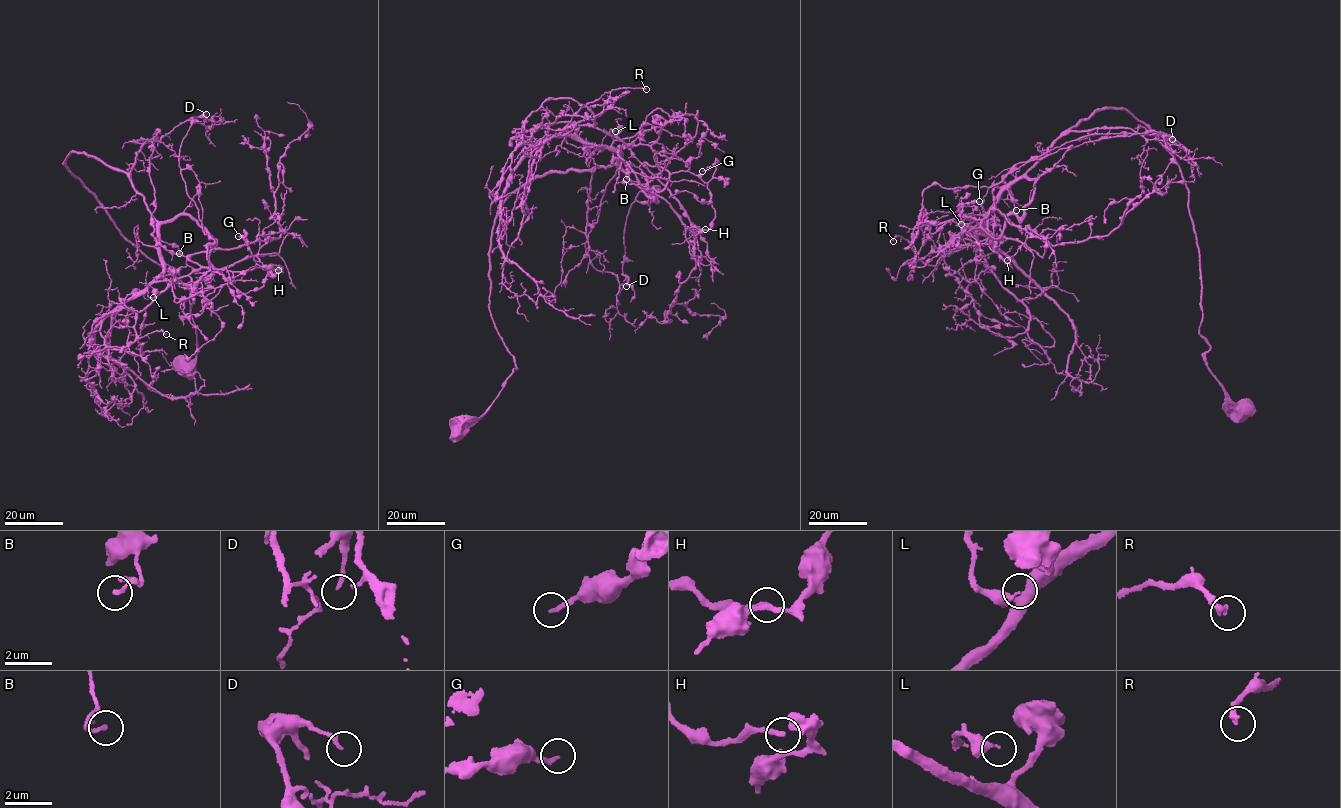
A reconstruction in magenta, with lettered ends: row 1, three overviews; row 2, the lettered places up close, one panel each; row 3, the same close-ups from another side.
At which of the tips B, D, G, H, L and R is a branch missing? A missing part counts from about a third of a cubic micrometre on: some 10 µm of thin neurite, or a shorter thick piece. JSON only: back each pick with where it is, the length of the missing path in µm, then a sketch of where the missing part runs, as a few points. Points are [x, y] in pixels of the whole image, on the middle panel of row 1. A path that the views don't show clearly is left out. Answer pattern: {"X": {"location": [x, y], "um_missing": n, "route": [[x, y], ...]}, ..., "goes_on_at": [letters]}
{"goes_on_at": []}

